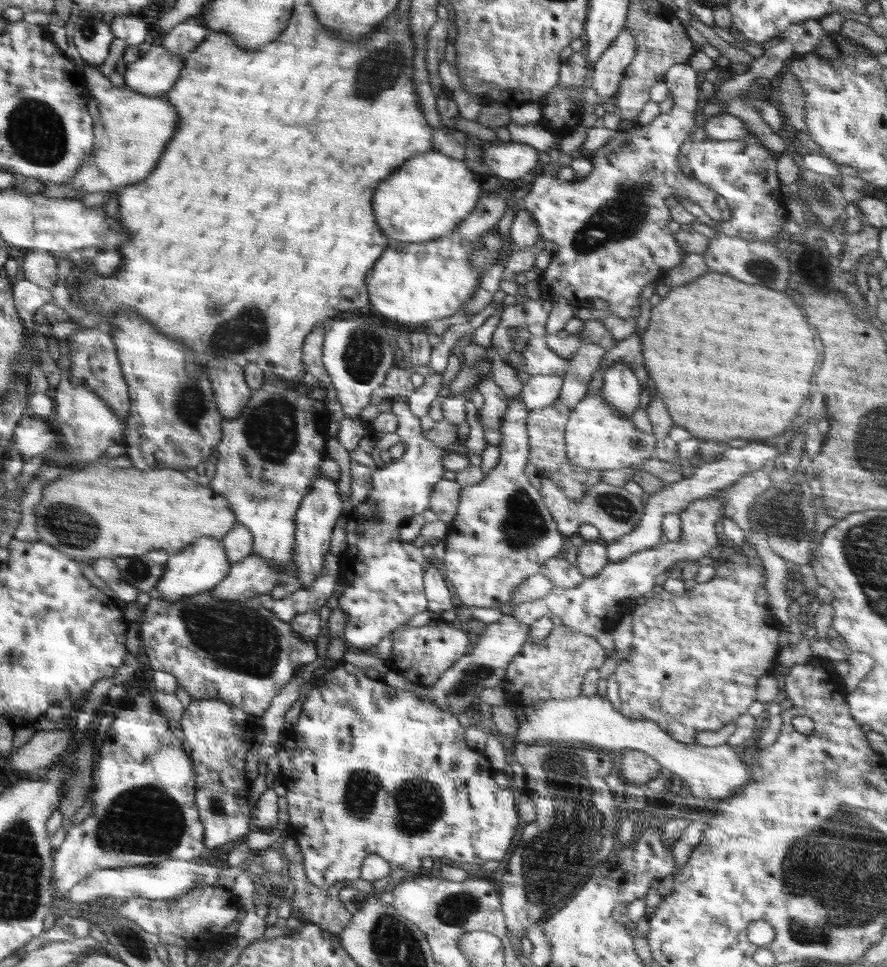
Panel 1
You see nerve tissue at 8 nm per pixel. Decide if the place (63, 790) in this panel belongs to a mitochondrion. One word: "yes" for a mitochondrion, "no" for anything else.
no

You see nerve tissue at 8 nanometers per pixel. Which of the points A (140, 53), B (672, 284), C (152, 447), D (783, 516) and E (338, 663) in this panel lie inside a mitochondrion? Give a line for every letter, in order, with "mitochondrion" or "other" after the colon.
A: other
B: other
C: other
D: mitochondrion
E: other

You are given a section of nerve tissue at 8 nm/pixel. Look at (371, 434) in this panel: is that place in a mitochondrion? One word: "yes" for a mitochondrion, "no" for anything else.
no

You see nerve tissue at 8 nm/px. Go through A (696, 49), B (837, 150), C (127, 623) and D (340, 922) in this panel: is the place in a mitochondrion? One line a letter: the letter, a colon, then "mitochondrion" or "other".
A: other
B: other
C: other
D: other

